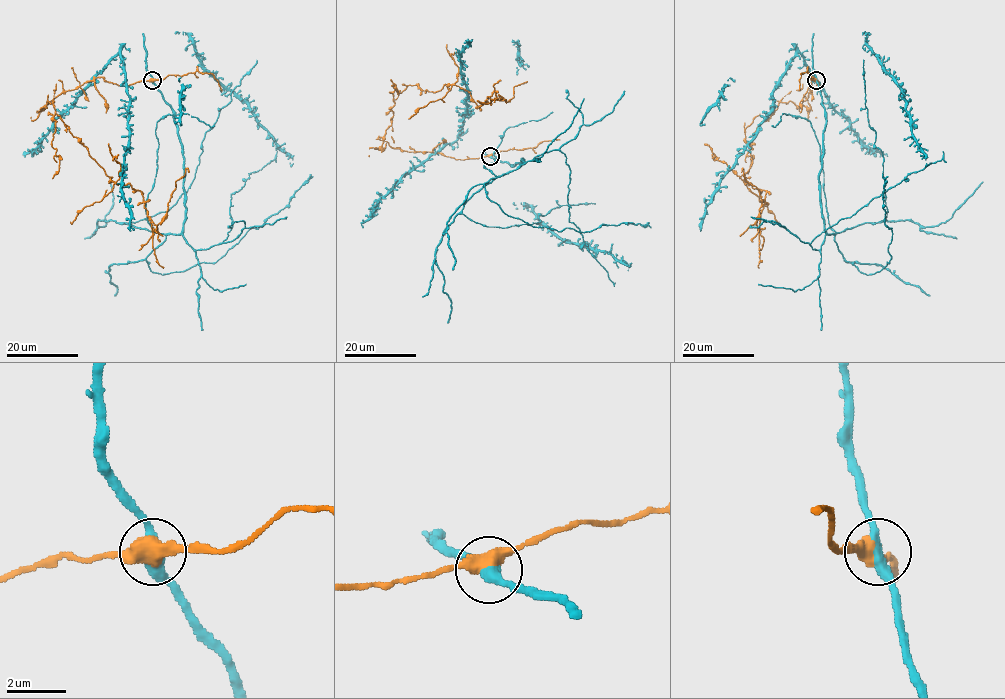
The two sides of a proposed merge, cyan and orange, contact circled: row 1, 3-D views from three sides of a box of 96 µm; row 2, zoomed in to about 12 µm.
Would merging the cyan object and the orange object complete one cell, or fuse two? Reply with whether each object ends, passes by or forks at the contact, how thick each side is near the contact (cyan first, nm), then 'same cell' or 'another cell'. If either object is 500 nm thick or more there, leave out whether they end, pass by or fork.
400 nm thick on the cyan side, 500 nm on the other; another cell

